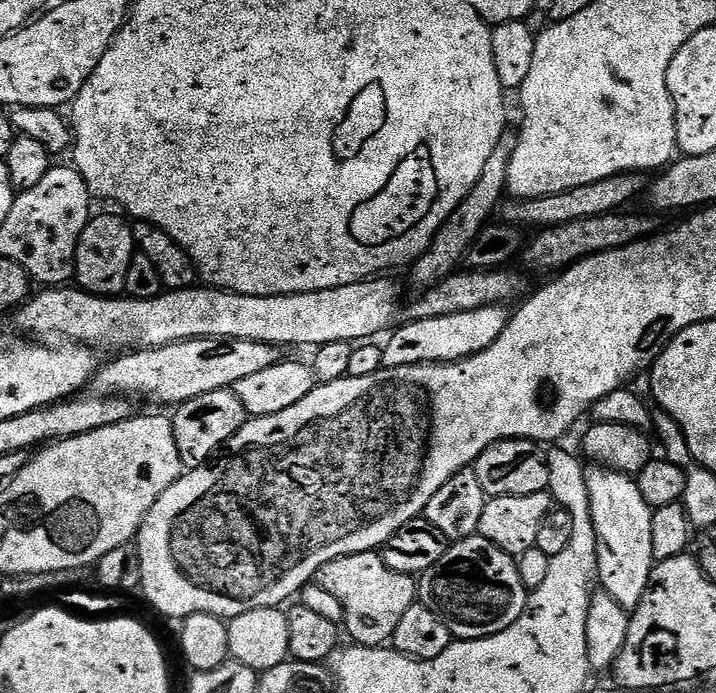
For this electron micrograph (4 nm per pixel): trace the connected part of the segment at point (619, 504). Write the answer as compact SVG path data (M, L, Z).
M592 466L584 473L592 507L596 535L596 574L598 584L618 606L629 610L638 606L649 584L654 567L653 509L642 498L639 483L631 475L614 468Z

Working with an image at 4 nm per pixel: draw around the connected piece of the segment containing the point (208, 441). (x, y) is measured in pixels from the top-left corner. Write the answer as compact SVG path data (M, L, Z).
M230 388L214 390L210 394L188 400L179 405L175 412L176 416L171 417L174 442L178 446L180 463L188 470L207 465L223 448L224 443L234 434L238 434L238 430L249 419L248 411Z

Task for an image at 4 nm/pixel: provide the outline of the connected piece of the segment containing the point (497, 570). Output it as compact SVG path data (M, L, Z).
M479 534L455 541L430 570L418 576L419 603L434 610L456 640L477 640L506 630L528 607L529 595L513 556Z

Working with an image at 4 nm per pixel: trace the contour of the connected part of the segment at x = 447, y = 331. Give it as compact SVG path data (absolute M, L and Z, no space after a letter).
M491 304L485 308L470 310L469 312L446 314L438 318L401 323L387 337L387 339L389 338L388 344L383 345L383 367L449 364L455 360L464 360L467 356L473 356L489 348L502 334L502 330L508 324L509 319L510 312L507 307Z

